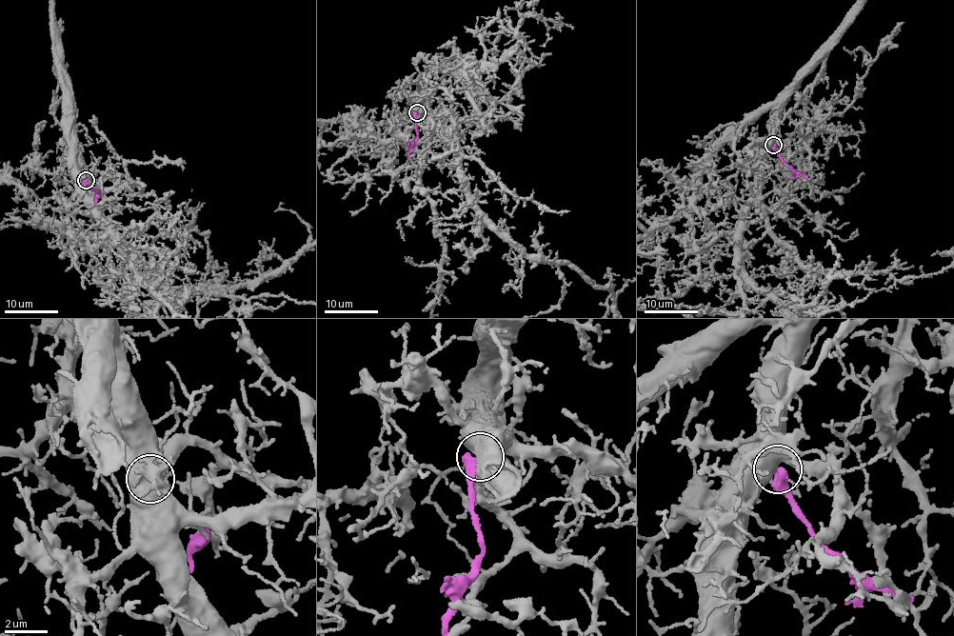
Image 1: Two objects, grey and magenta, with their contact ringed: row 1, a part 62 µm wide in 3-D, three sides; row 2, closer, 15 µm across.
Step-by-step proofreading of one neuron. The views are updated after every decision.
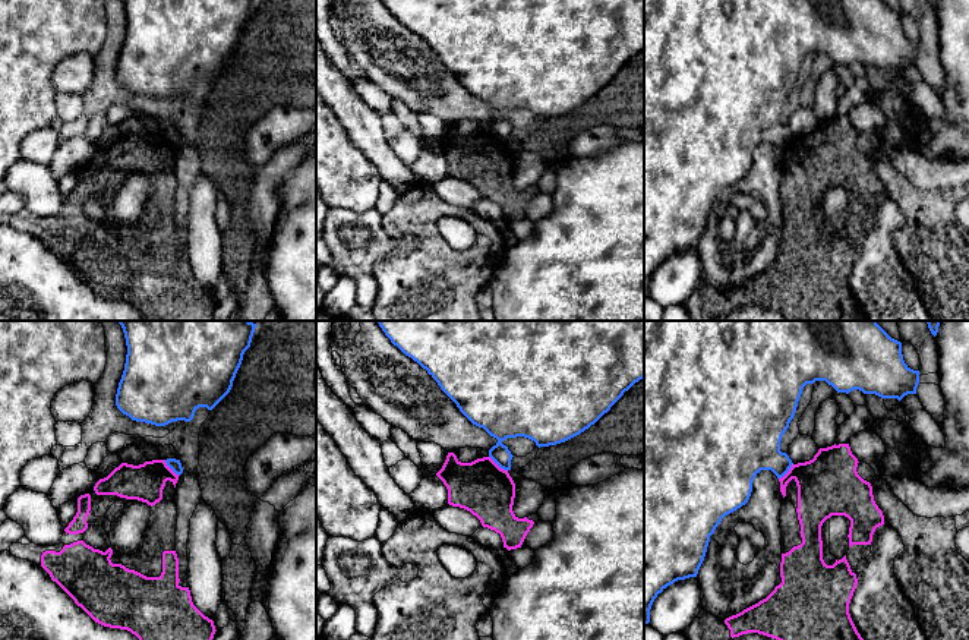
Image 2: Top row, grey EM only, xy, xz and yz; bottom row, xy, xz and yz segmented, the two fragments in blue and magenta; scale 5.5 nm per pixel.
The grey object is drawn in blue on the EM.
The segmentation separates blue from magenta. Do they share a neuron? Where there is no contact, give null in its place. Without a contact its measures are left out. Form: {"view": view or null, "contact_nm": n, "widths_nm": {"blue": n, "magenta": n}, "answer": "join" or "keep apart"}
{"view": "xz", "contact_nm": 130, "widths_nm": {"blue": 220, "magenta": 300}, "answer": "keep apart"}

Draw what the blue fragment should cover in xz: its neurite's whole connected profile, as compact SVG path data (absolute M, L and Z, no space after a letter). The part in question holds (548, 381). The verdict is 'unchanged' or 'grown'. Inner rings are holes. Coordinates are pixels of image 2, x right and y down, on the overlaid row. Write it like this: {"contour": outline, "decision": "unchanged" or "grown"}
{"contour": "M376 321L385 335L405 356L417 362L476 426L483 428L498 442L489 457L504 470L511 470L512 454L502 442L524 436L540 447L565 442L594 425L635 382L644 378L644 321Z", "decision": "unchanged"}

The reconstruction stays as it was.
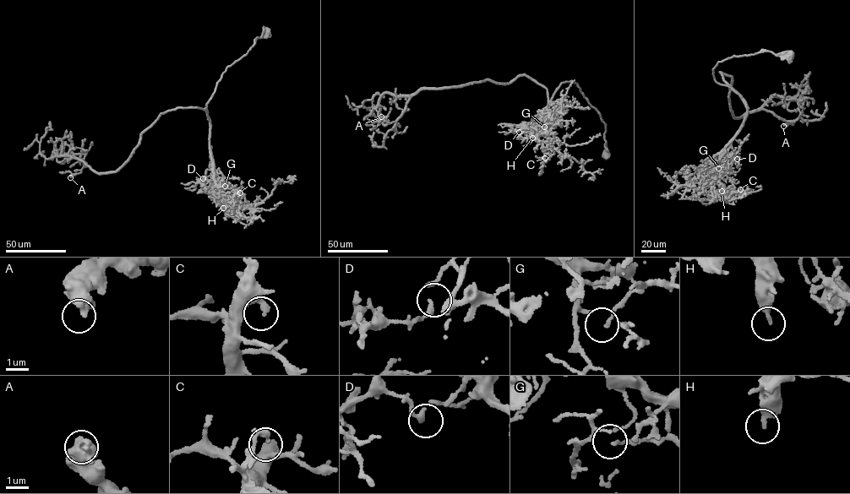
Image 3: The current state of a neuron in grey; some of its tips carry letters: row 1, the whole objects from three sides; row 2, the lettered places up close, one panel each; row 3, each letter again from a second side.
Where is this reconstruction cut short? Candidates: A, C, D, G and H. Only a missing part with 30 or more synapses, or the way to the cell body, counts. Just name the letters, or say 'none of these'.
none of these

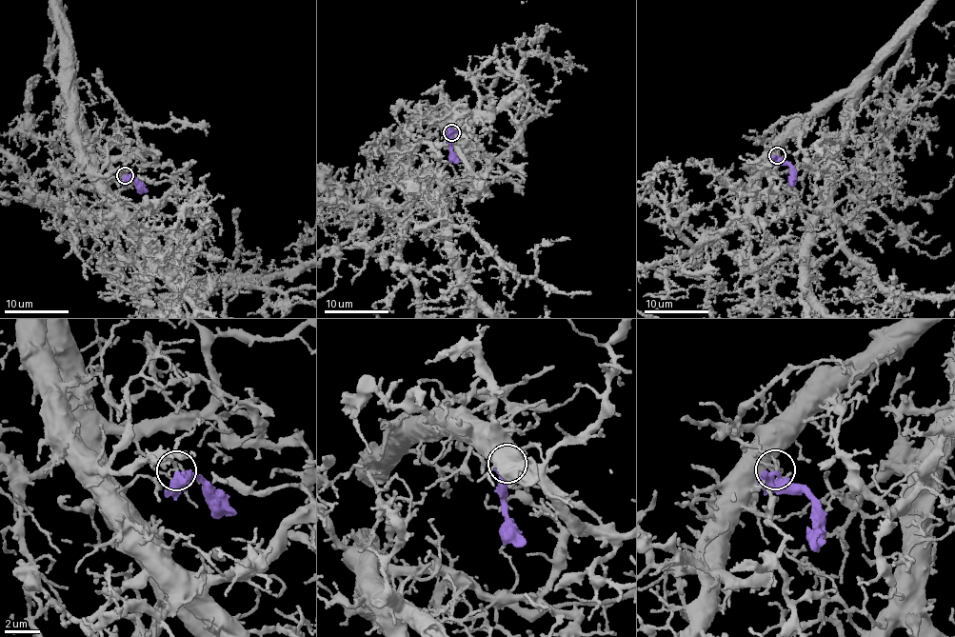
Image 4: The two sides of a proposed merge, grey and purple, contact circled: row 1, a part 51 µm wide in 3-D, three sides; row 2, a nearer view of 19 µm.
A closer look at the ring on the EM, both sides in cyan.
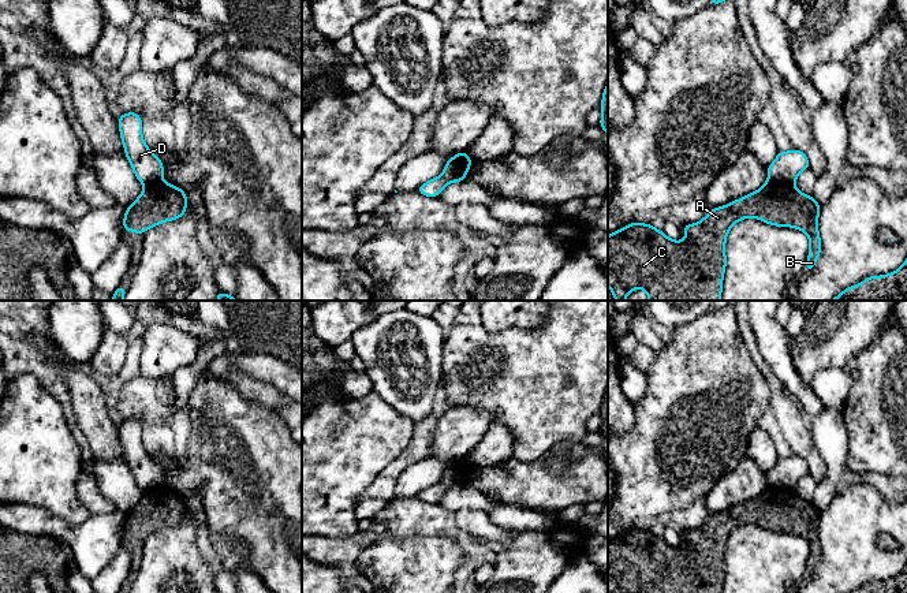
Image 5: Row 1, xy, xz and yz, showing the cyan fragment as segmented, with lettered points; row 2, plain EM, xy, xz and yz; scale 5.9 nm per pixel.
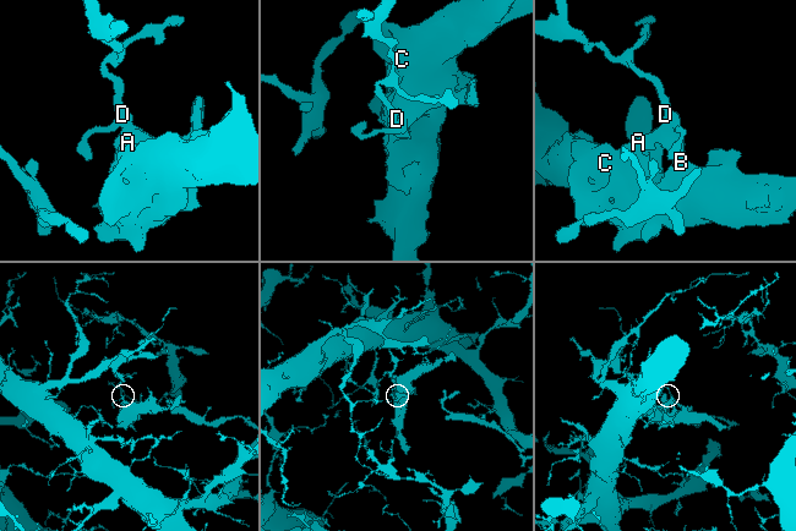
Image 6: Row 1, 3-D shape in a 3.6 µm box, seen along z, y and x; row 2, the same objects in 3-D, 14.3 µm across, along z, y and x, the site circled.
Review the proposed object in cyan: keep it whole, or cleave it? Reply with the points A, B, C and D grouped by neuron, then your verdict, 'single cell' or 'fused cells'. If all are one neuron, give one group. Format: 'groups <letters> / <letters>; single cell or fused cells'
groups A B C / D; fused cells

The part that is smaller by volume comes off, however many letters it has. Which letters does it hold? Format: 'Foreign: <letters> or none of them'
Foreign: A, B, C

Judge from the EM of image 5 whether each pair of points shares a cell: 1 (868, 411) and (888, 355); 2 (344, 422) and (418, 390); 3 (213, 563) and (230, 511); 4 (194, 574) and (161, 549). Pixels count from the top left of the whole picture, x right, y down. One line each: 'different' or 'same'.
1: same
2: different
3: different
4: same

